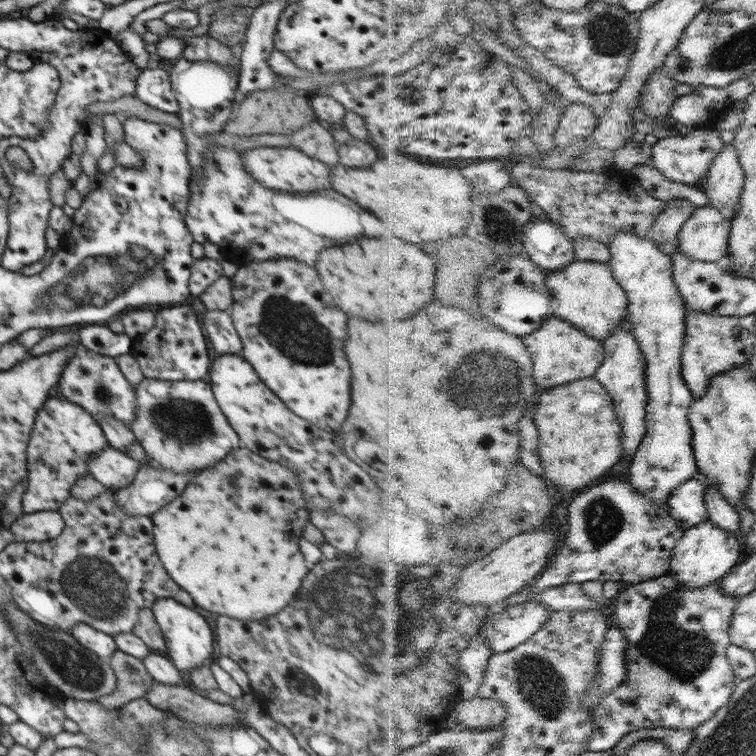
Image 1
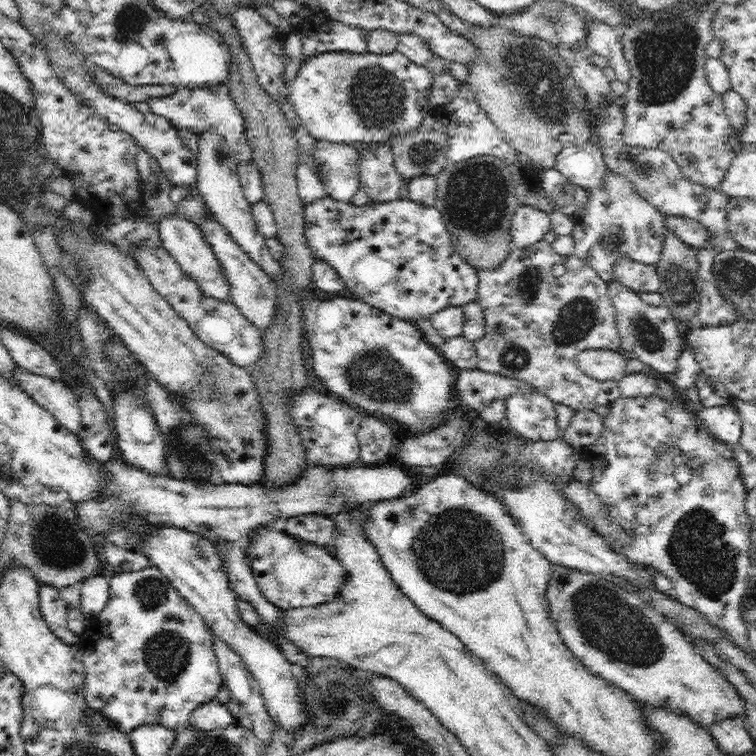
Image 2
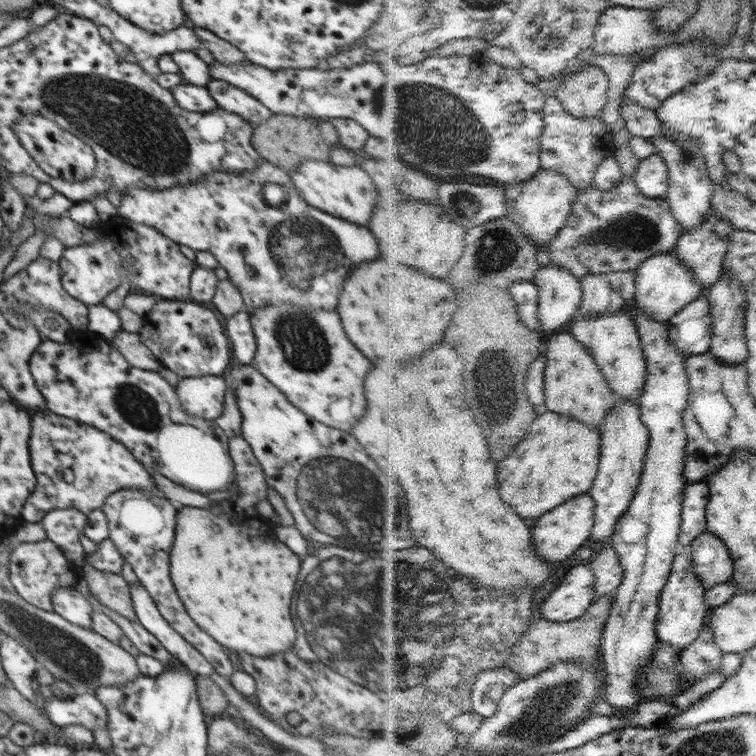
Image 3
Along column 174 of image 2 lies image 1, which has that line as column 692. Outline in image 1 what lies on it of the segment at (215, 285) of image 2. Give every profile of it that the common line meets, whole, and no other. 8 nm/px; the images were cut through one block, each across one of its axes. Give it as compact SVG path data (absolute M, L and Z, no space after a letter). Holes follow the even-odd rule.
M698 206L681 230L679 249L695 260L722 262L730 255L733 224L720 209Z

